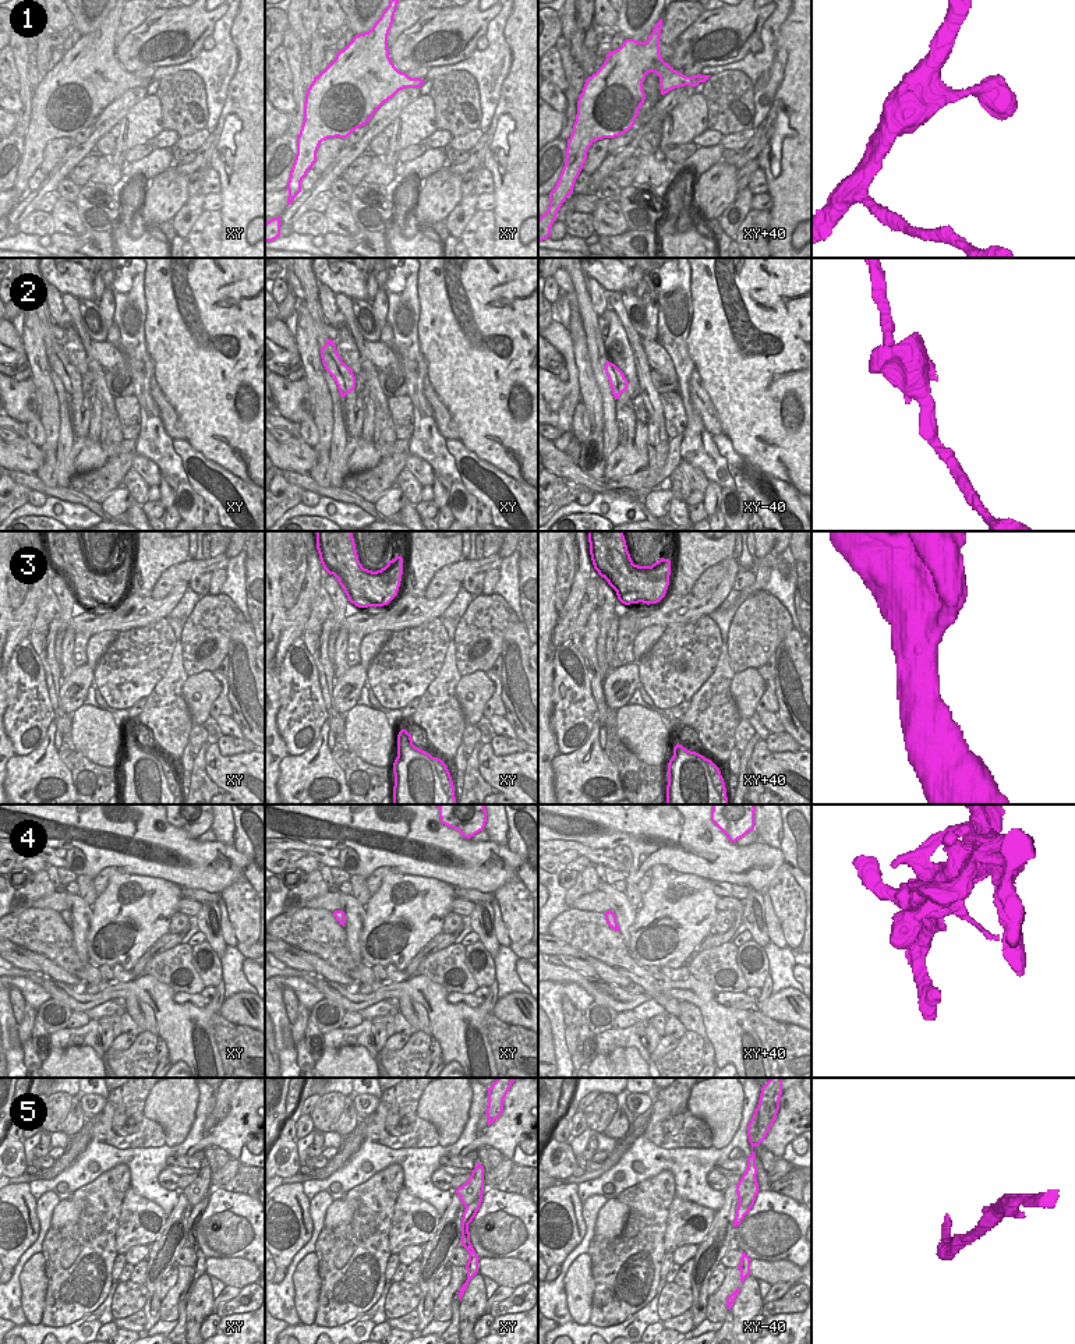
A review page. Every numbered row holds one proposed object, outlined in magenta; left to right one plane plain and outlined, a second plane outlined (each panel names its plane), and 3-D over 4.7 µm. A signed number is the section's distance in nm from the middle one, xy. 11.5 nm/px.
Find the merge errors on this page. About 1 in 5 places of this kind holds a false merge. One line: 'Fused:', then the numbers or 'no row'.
Fused: 5

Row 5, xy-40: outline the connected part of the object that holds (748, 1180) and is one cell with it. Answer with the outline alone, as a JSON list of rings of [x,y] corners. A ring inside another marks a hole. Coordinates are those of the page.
[[[757,1107],[747,1127],[747,1136],[752,1145],[752,1154],[747,1157],[747,1167],[745,1174],[736,1184],[736,1195],[739,1202],[750,1192],[752,1186],[757,1181],[756,1154],[753,1152],[753,1146],[754,1146],[754,1138],[758,1135],[758,1120],[760,1120],[760,1111]]]

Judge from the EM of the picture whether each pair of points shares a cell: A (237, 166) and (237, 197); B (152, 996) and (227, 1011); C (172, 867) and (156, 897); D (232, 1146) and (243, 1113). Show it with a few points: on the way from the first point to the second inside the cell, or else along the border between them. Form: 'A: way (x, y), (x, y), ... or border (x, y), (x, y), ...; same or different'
A: way (237, 173), (237, 190); same
B: border (225, 1000), (218, 1012); different
C: border (134, 873), (162, 877), (180, 886); different
D: way (232, 1138), (240, 1121); same

